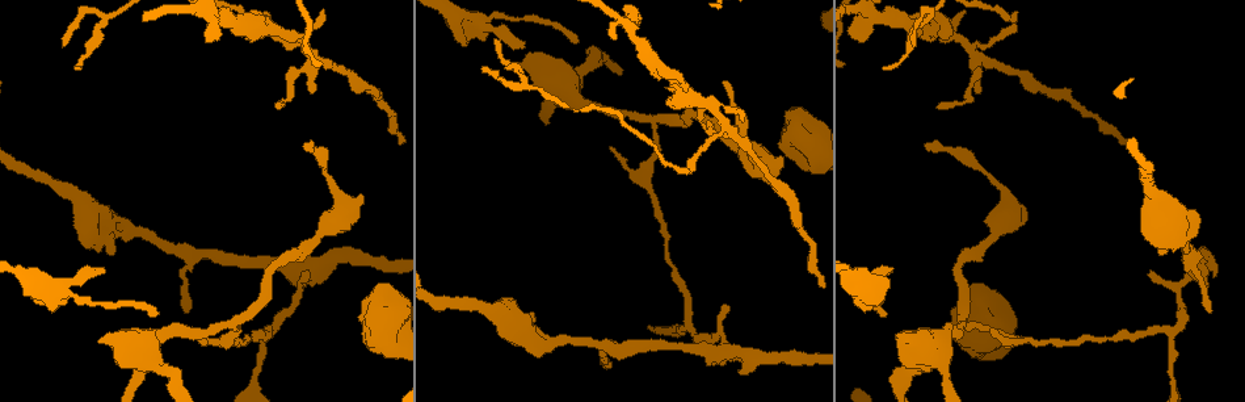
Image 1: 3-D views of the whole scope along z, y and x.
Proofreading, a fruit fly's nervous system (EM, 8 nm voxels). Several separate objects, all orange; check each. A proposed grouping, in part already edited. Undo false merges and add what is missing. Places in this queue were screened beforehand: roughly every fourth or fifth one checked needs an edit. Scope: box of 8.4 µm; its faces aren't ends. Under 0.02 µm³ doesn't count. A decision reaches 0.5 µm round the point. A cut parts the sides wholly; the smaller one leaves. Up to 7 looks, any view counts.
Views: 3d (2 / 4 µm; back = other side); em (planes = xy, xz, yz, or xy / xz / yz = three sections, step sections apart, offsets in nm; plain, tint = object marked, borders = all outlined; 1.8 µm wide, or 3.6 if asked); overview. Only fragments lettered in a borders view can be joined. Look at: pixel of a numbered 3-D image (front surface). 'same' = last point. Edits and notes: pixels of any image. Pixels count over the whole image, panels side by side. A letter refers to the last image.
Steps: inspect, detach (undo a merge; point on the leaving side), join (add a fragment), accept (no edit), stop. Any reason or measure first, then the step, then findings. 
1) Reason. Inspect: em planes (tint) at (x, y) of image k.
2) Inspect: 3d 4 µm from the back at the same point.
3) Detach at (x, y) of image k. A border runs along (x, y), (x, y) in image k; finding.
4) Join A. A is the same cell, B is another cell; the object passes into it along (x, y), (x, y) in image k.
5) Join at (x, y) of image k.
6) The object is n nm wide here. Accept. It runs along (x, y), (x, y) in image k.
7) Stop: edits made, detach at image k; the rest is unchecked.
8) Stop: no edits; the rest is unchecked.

Branch stops here. Inspect: 3d 4 µm at (889, 272) of image 1.

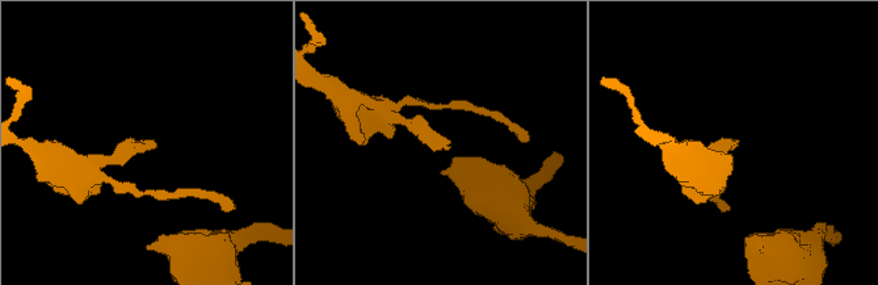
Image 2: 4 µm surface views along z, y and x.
Need the tissue. Inspect: em planes (borders) at (448, 146) of image 2.

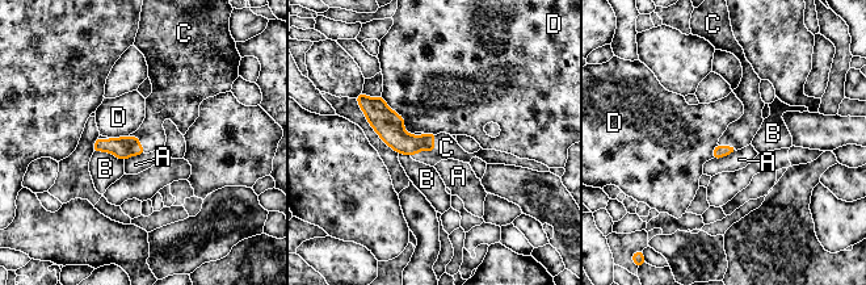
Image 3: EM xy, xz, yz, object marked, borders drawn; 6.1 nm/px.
The longest contact is with C, 220 nm. Join C. C is the same cell, A, B and D are other cells; the neuron continues.

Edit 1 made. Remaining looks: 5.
A fork. Inspect: em yz step 4 (tint) at (229, 323) of image 1.

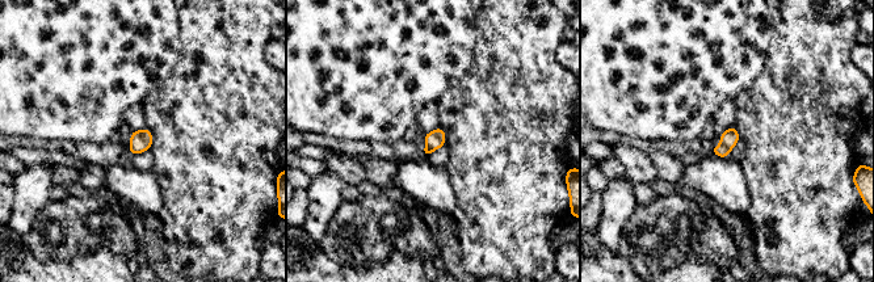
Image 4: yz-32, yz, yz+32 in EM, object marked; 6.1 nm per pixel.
Inspect: em planes (borders) at the same point.

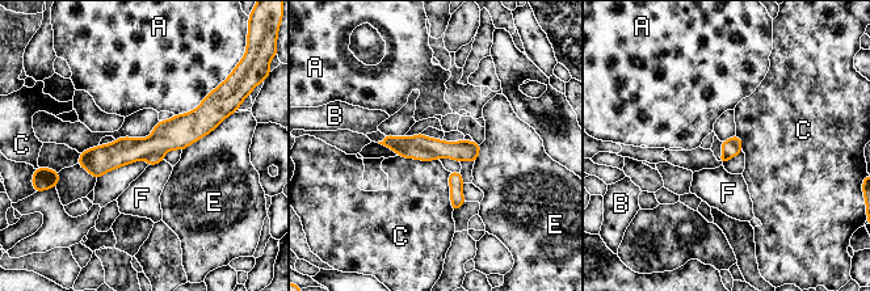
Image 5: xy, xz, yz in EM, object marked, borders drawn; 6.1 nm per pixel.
The longest contact is with E, 360 nm. Detach at (180, 131) of image 5. A, B, C, E and F are other cells; the part that leaves runs along (215, 119), (82, 161) in image 5; two neurons meet here.

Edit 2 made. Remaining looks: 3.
Sharp bend. Inspect: em planes (tint) at (691, 95) of image 1.

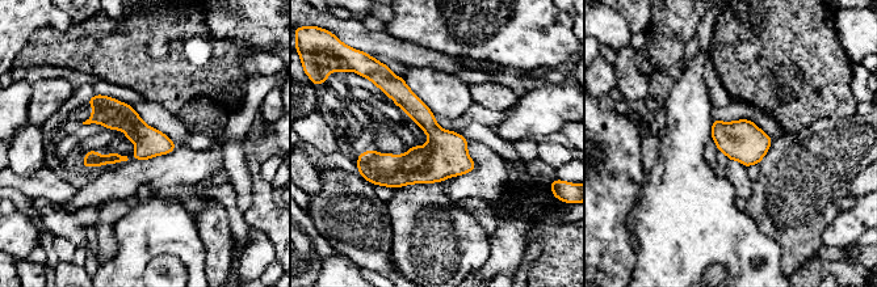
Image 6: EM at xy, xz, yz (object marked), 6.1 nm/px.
Inspect: em planes (borders) at the same point.

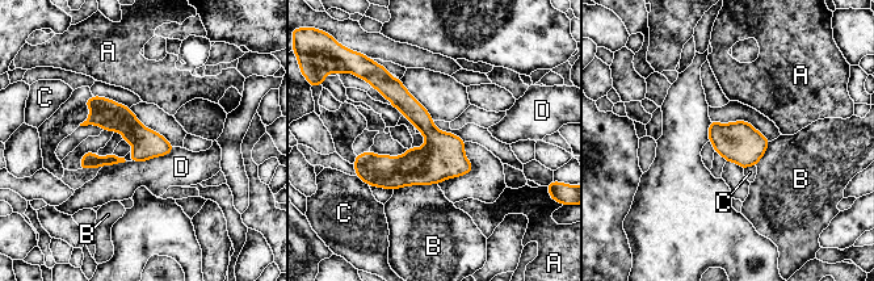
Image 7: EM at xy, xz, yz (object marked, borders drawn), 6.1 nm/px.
Accept. A, B, C and D are other cells; it runs along (89, 103), (147, 145), (168, 147) in image 7; continuous, no second neuron.

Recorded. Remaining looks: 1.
Stop: edits made, join at image 3, detach at image 5; the rest is unchecked.

